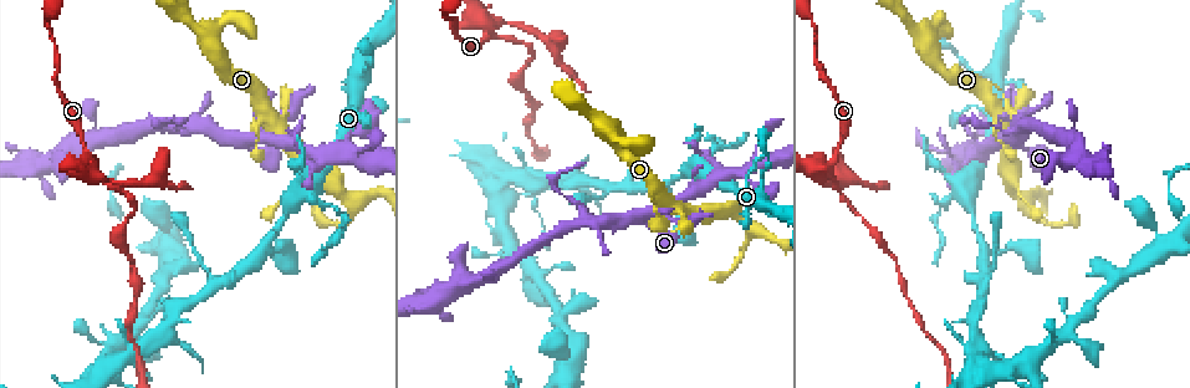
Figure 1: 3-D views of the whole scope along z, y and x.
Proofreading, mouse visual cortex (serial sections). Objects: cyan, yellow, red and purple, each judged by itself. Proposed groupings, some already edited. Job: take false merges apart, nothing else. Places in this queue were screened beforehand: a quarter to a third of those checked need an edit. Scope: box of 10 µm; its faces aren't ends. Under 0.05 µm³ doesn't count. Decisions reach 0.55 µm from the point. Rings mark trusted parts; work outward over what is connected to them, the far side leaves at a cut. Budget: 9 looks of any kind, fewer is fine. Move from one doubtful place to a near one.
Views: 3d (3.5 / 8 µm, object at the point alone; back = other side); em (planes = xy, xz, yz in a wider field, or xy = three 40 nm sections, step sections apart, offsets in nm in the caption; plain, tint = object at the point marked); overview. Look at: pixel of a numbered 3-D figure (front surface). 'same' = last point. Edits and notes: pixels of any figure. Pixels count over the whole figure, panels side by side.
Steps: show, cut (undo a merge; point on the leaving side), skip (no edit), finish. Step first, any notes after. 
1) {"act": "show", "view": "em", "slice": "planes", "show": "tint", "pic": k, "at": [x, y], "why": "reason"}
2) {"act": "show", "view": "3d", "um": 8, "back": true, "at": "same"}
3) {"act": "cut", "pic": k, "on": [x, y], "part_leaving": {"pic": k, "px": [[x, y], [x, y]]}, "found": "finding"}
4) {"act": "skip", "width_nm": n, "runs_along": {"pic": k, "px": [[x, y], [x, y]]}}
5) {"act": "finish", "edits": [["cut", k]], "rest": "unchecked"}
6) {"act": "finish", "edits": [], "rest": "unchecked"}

{"act": "show", "view": "3d", "um": 8, "pic": 1, "at": [245, 138], "why": "abrupt turn"}

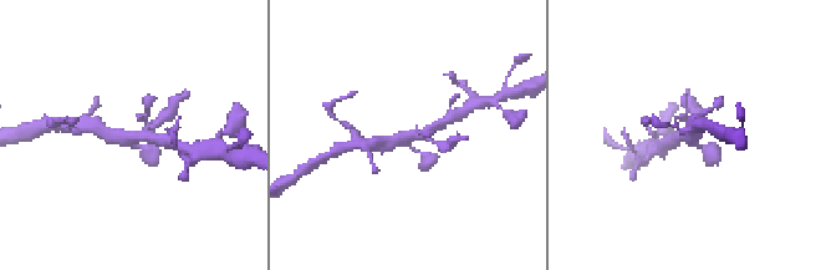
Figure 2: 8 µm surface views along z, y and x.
{"act": "show", "view": "em", "slice": "planes", "show": "tint", "at": "same"}

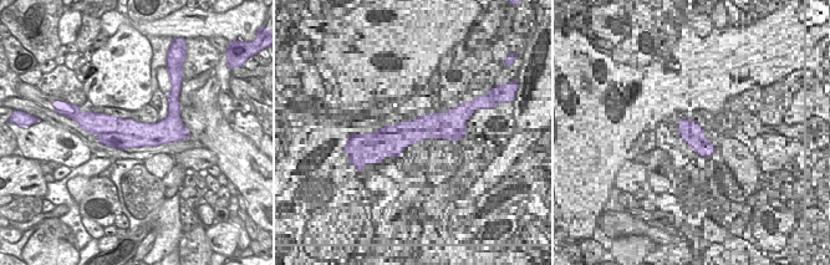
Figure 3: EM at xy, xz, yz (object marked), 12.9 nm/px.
{"act": "skip", "runs_along": {"pic": 2, "px": [[427, 158], [404, 141], [439, 123]]}, "found": "all the same cell"}

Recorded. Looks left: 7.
{"act": "show", "view": "3d", "um": 8, "pic": 1, "at": [738, 143], "why": "abrupt turn"}

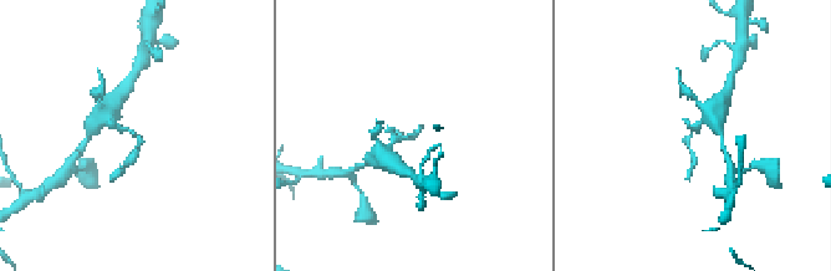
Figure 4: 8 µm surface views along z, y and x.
{"act": "show", "view": "em", "slice": "xy", "step": 1, "show": "tint", "at": "same"}

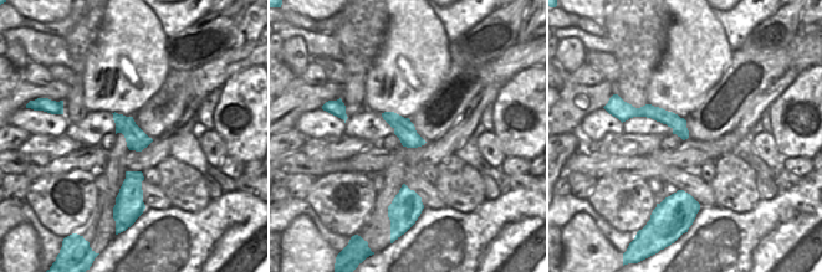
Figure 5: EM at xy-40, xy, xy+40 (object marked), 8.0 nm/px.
{"act": "cut", "pic": 4, "on": [132, 157], "part_leaving": {"pic": 4, "px": [[134, 134], [138, 149], [115, 175]]}, "found": "a second cell is stuck on"}

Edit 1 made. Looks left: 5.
{"act": "show", "view": "3d", "um": 3.5, "pic": 1, "at": [827, 170]}

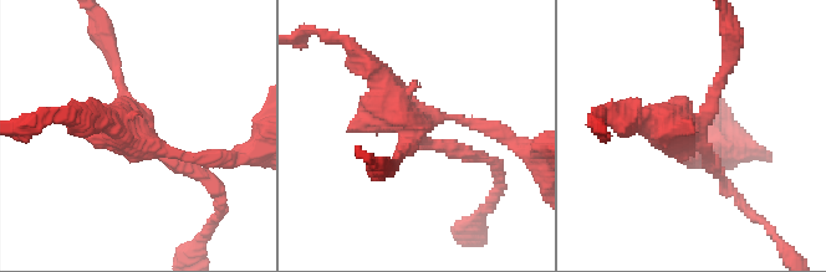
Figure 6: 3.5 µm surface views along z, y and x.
{"act": "show", "view": "em", "slice": "xy", "step": 2, "show": "tint", "pic": 6, "at": [134, 127]}

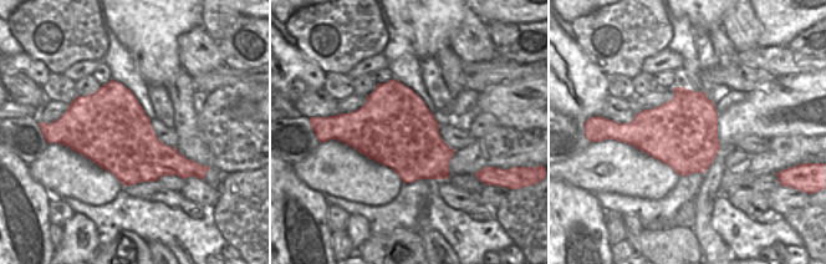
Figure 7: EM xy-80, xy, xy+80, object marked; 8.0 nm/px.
{"act": "cut", "pic": 6, "on": [397, 92], "part_leaving": {"pic": 6, "px": [[413, 132], [452, 116], [513, 142]]}, "found": "a second cell is stuck on"}

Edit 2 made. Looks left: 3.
{"act": "show", "view": "3d", "um": 3.5, "pic": 1, "at": [529, 99], "why": "thin neck"}

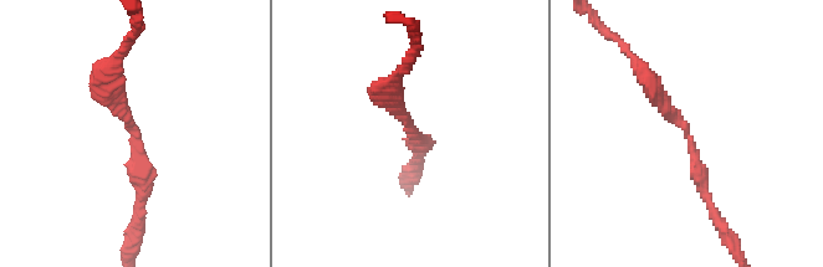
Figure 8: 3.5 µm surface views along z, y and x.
{"act": "show", "view": "em", "slice": "xy", "step": 3, "show": "tint", "pic": 8, "at": [414, 135], "arm_widths_nm": [150, 250]}

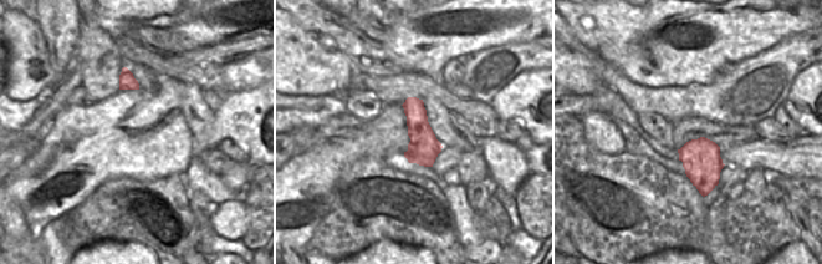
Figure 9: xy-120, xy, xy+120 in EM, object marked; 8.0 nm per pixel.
{"act": "skip", "found": "all the same cell"}

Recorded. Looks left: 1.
{"act": "finish", "edits": [["cut", 4], ["cut", 6]], "rest": "unchecked"}

